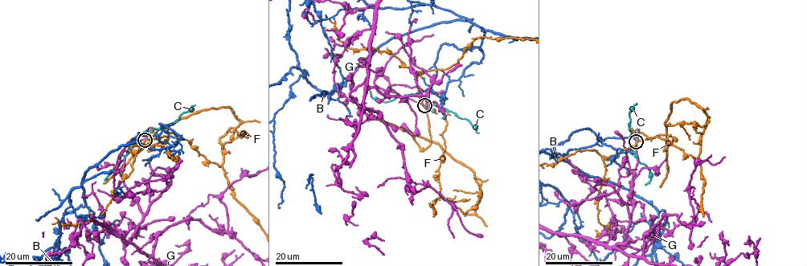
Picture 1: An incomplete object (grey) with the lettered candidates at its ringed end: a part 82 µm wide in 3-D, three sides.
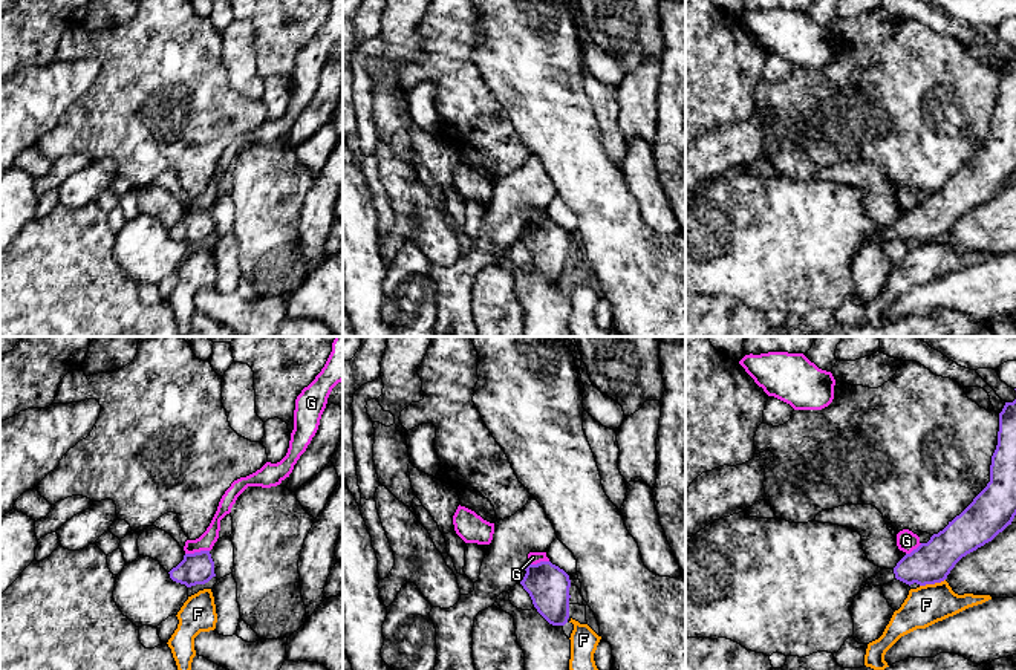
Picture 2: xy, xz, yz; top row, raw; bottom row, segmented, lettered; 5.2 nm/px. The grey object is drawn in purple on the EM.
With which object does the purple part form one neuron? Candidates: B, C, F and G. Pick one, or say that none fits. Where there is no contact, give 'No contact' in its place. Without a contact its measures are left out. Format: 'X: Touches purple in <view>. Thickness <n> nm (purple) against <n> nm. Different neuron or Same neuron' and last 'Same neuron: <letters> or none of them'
B: No contact. Different neuron
C: No contact. Different neuron
F: Touches purple in yz. Thickness 220 nm (purple) against 200 nm. Different neuron
G: Touches purple in xy. Thickness 170 nm (purple) against 90 nm. Different neuron
Same neuron: none of them

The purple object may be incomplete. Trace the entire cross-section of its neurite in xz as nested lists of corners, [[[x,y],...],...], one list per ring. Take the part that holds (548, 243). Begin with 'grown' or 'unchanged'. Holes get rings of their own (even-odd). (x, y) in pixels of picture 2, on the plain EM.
unchanged; [[[528,222],[520,242],[529,251],[537,269],[552,283],[565,283],[569,275],[569,233],[552,222]]]

